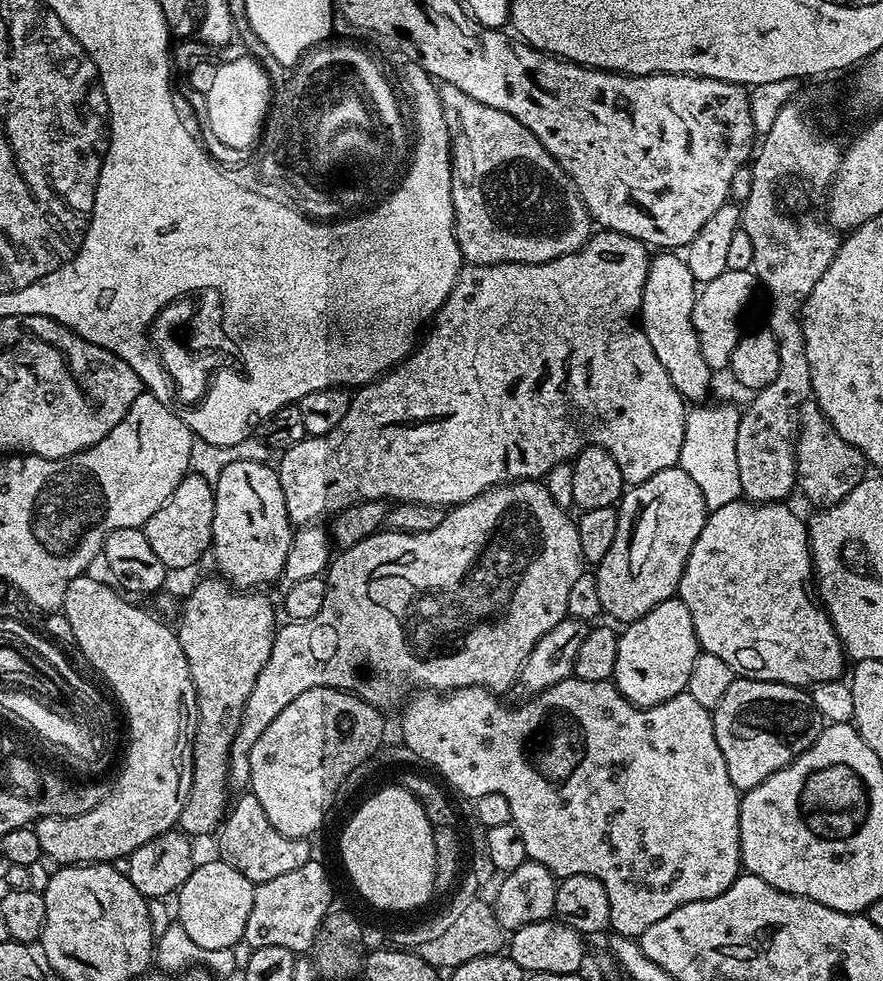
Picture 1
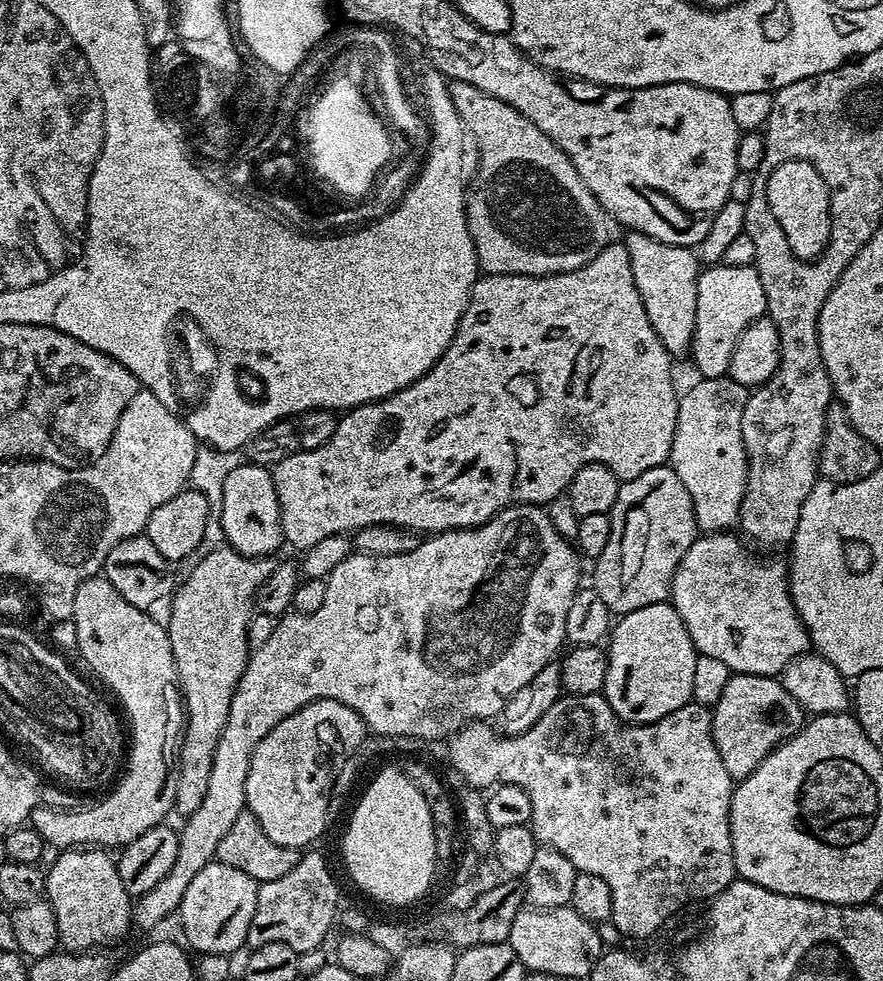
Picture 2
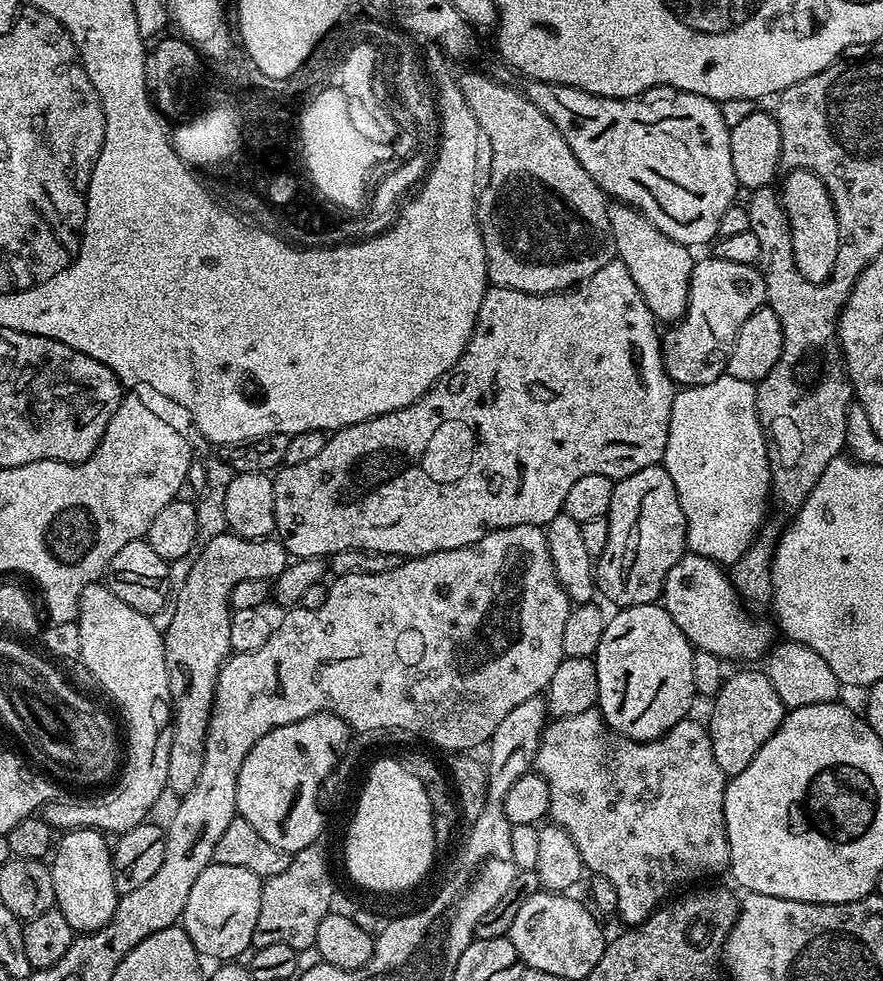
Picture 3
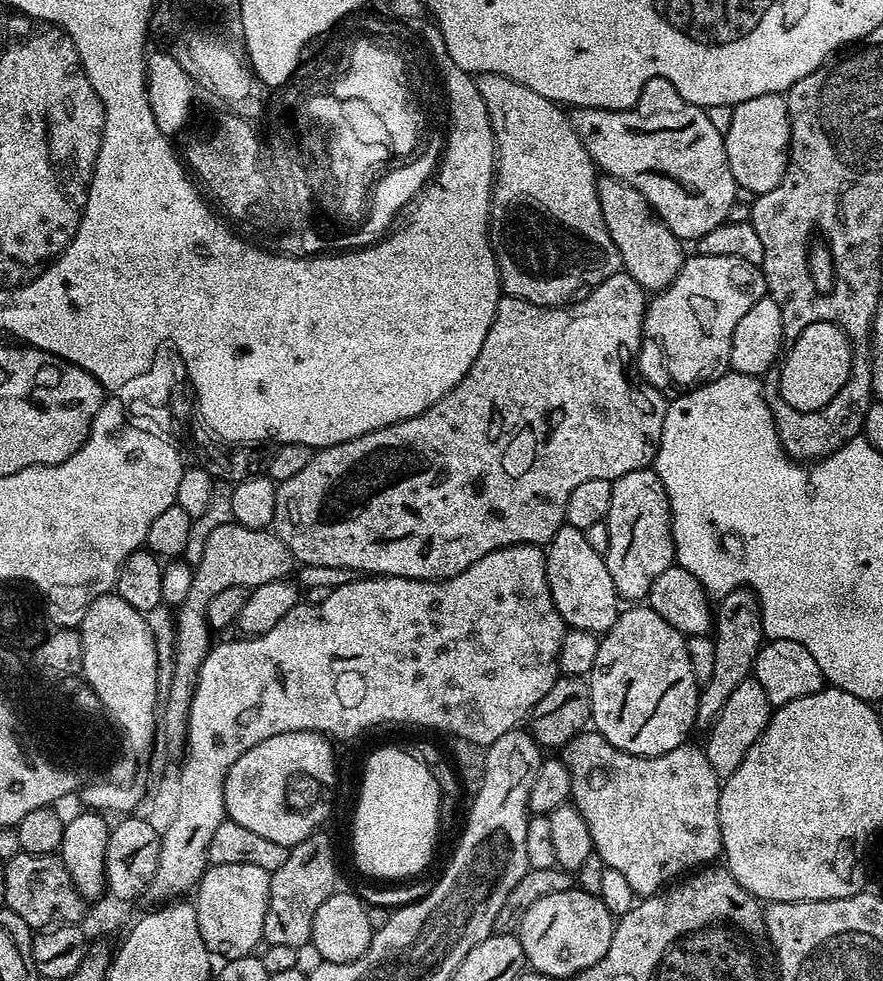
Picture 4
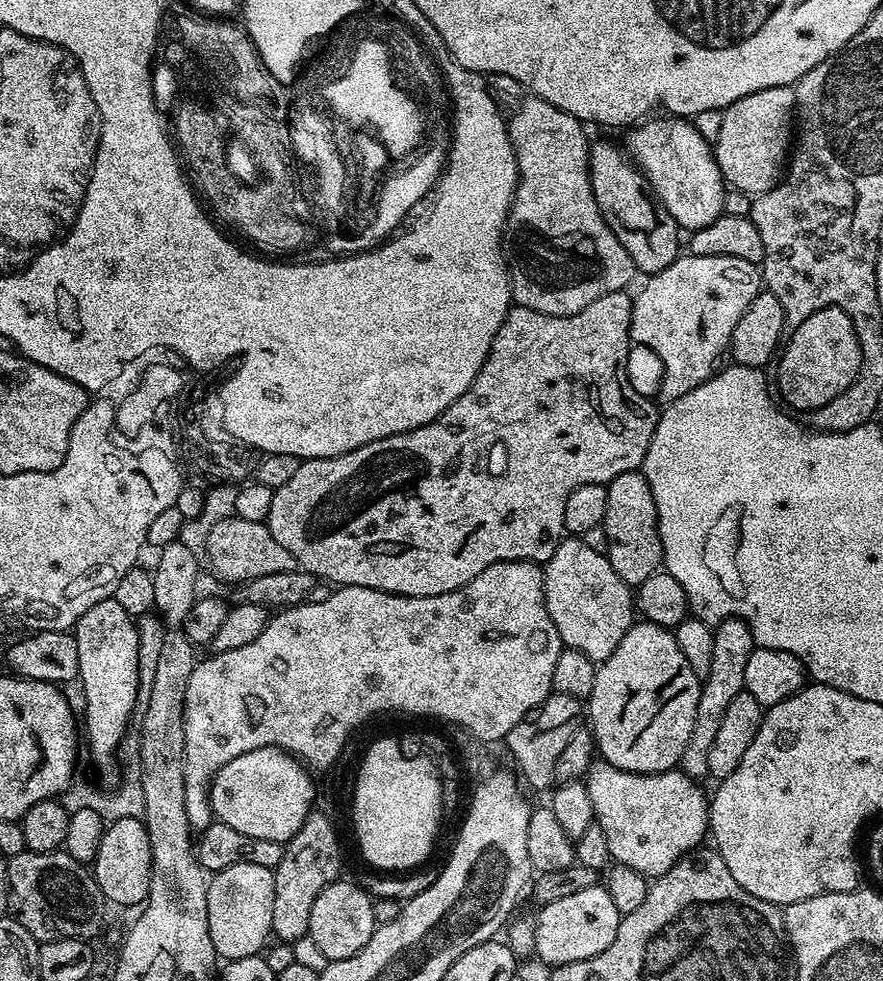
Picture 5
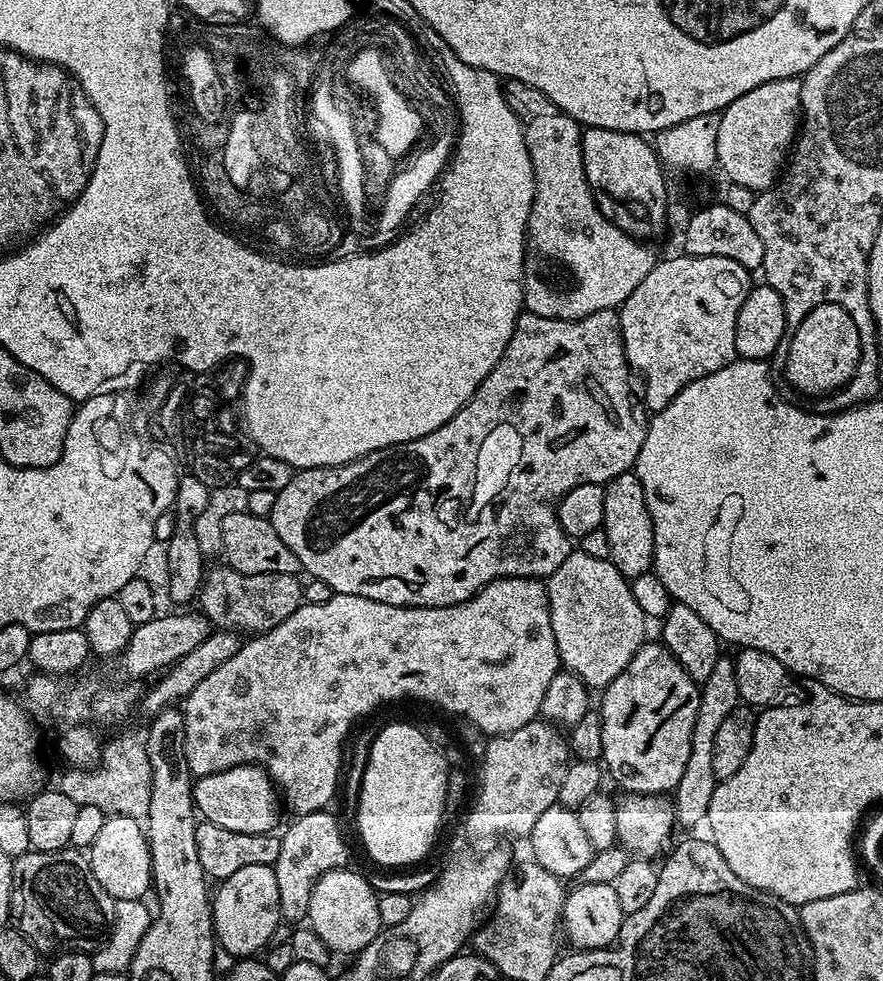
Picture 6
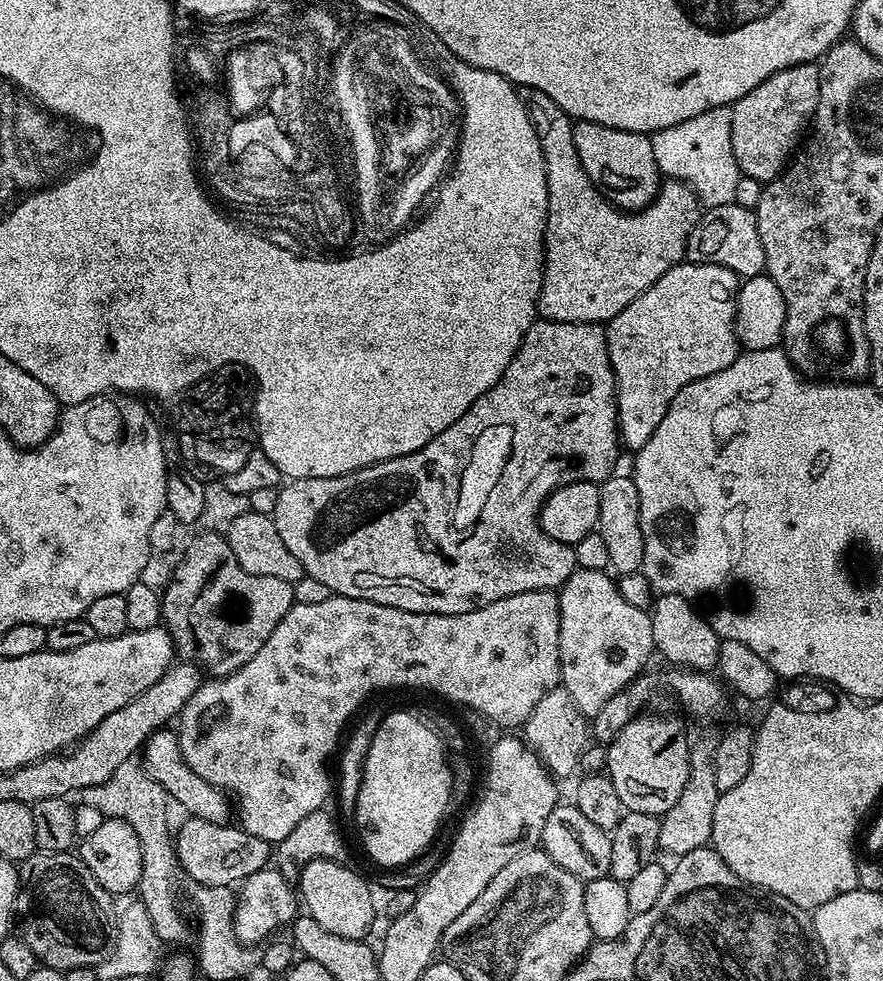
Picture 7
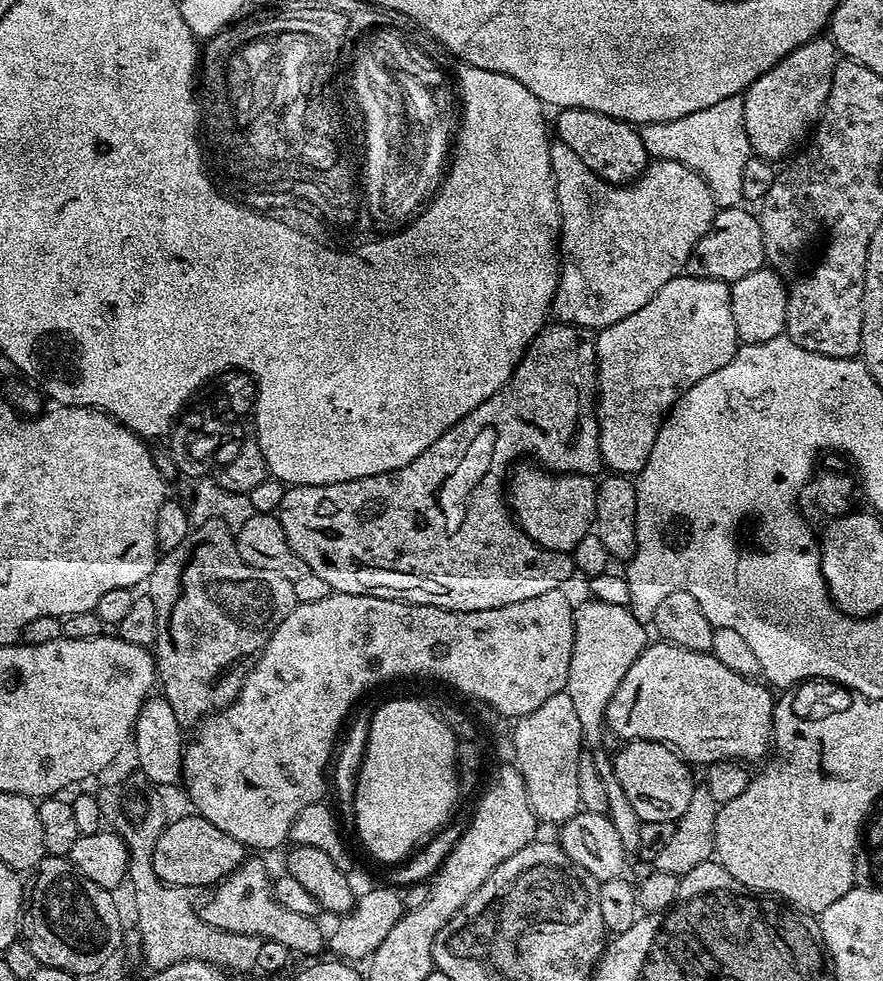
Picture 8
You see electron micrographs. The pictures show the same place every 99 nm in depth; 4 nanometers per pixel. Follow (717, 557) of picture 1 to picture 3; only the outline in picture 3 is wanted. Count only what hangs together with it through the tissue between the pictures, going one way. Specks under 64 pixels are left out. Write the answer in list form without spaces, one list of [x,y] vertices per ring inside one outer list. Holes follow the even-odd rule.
[[[686,554],[674,565],[666,574],[662,603],[693,649],[719,656],[725,662],[756,660],[760,655],[761,659],[773,643],[771,630],[746,611],[727,571],[705,556]]]

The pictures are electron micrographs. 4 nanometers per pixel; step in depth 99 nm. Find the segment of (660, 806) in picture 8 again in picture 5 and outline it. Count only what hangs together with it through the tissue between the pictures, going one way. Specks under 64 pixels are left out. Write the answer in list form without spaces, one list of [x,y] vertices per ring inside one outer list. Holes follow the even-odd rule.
[[[647,622],[633,623],[632,629],[624,635],[622,642],[620,642],[614,650],[614,654],[610,654],[610,658],[606,658],[599,667],[597,667],[596,677],[594,678],[594,690],[586,698],[586,716],[587,719],[588,716],[592,719],[590,731],[593,740],[596,742],[597,753],[599,753],[606,762],[618,766],[618,770],[637,772],[638,774],[650,774],[651,776],[656,772],[673,771],[673,769],[679,765],[682,754],[686,750],[686,742],[690,742],[690,734],[694,730],[694,714],[698,714],[701,683],[701,677],[696,676],[694,670],[690,670],[690,662],[686,662],[686,657],[683,656],[682,650],[678,650],[675,631]]]

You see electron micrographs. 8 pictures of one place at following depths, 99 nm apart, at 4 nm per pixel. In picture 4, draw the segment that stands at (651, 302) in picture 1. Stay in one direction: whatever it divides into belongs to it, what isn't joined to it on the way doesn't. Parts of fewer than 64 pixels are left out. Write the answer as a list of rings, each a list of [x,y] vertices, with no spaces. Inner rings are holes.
[[[607,174],[597,179],[596,185],[602,218],[606,222],[606,230],[610,230],[610,238],[614,238],[614,246],[618,246],[620,251],[623,271],[628,272],[634,282],[642,285],[645,293],[655,294],[668,288],[684,265],[685,245],[672,233],[670,226],[660,220],[650,202],[646,202],[646,198],[634,190],[634,186]]]

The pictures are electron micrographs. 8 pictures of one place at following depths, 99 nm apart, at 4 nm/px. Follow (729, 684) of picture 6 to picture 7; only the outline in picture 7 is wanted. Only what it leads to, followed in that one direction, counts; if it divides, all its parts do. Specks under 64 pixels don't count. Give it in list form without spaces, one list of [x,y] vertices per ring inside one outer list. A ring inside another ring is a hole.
[[[704,736],[700,741],[691,745],[688,753],[688,777],[686,778],[686,790],[682,790],[682,798],[670,806],[670,810],[664,813],[661,824],[661,836],[659,847],[668,851],[672,858],[679,858],[690,854],[690,850],[698,850],[705,847],[712,839],[714,830],[714,806],[718,806],[720,791],[714,779],[714,750],[717,737]]]

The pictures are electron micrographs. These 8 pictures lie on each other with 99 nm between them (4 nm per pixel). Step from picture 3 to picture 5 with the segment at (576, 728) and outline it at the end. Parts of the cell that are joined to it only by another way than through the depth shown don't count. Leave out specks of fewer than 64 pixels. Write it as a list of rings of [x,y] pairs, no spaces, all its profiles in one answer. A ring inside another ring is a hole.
[[[596,758],[588,768],[586,783],[590,802],[594,802],[595,823],[606,836],[611,859],[638,870],[638,874],[649,878],[666,874],[686,853],[701,847],[709,835],[709,797],[682,770],[651,776],[618,770],[618,766]]]

